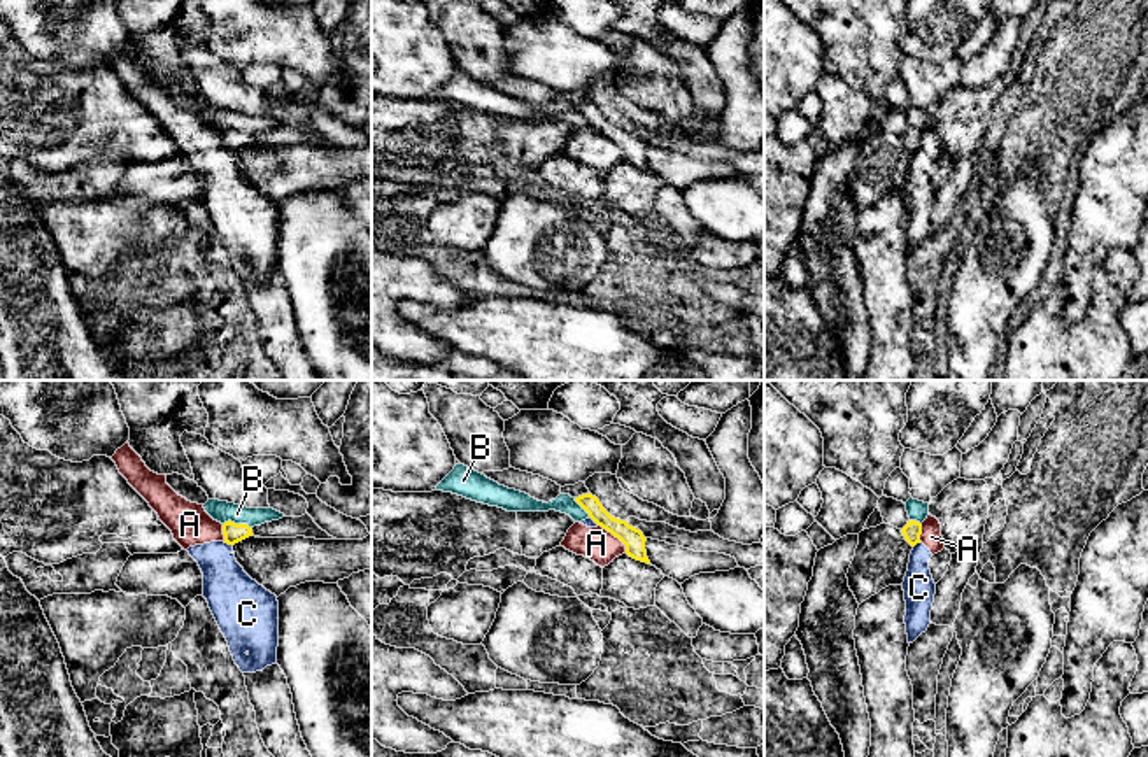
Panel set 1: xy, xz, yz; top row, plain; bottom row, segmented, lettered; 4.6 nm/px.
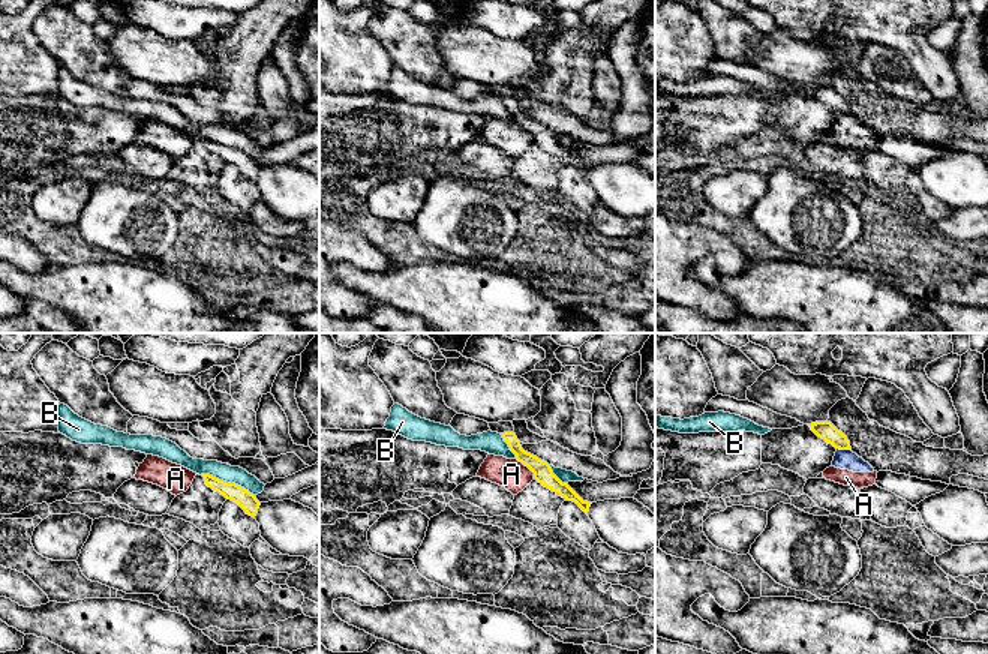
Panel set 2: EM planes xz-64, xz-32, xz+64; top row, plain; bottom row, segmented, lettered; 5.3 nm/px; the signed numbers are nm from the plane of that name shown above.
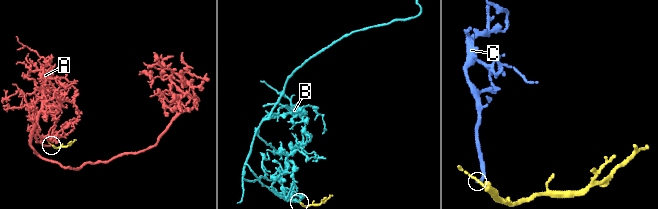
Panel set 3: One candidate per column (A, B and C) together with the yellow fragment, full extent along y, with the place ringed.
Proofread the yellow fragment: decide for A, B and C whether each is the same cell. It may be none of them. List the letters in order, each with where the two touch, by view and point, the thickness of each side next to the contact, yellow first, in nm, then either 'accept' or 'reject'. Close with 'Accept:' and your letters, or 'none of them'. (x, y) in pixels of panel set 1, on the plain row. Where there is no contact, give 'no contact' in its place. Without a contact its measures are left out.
A: meets yellow in xz at (616, 144); 100 nm thick on the yellow side, 160 nm on the other; reject
B: meets yellow in xy at (237, 132); 90 nm thick on the yellow side, 100 nm on the other; reject
C: meets yellow in xy at (228, 151); 90 nm thick on the yellow side, 240 nm on the other; reject
Accept: none of them

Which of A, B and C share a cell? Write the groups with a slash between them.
A C / B

